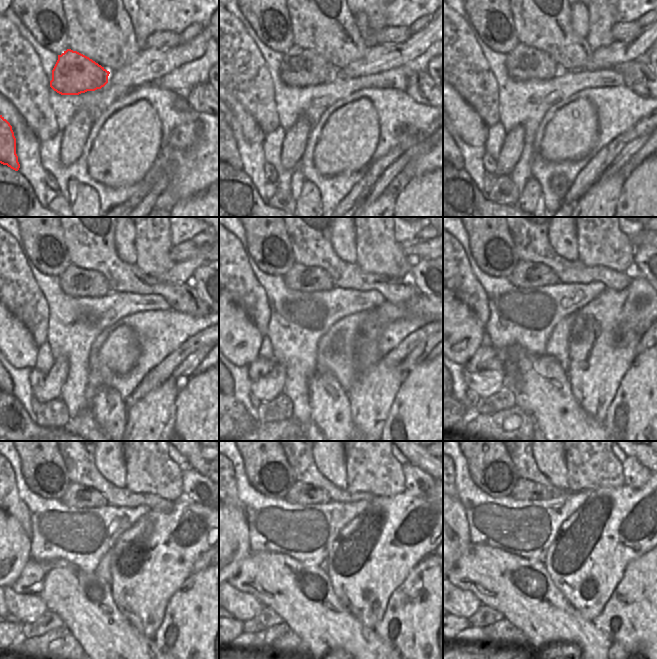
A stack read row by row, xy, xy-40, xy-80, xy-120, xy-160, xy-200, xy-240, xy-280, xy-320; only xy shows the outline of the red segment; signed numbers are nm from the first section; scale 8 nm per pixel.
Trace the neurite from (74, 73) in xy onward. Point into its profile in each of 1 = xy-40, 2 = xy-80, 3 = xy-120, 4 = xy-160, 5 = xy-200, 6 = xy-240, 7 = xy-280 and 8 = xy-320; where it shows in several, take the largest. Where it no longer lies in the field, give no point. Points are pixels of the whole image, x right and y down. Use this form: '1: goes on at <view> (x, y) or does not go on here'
1: goes on at xy-40 (300, 67)
2: goes on at xy-80 (523, 63)
3: goes on at xy-120 (75, 282)
4: goes on at xy-160 (301, 278)
5: goes on at xy-200 (526, 275)
6: goes on at xy-240 (78, 496)
7: goes on at xy-280 (300, 493)
8: goes on at xy-320 (524, 490)

